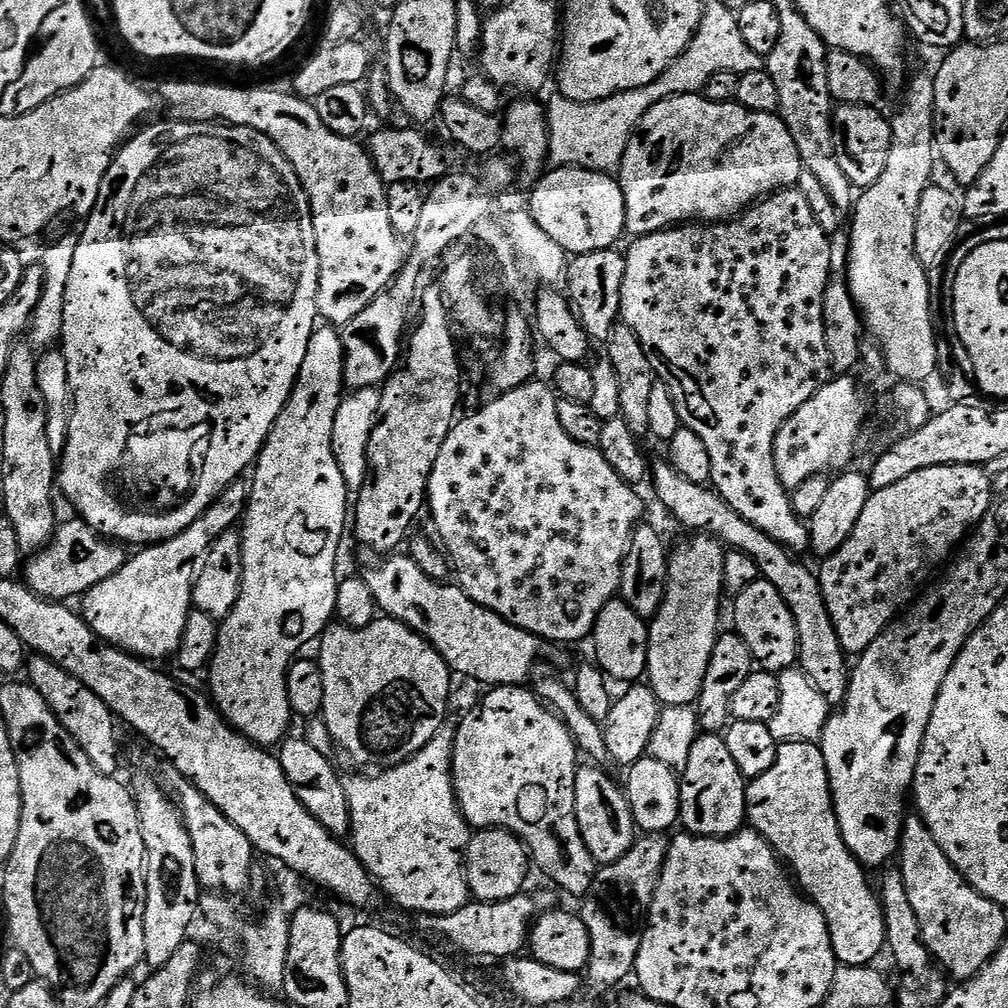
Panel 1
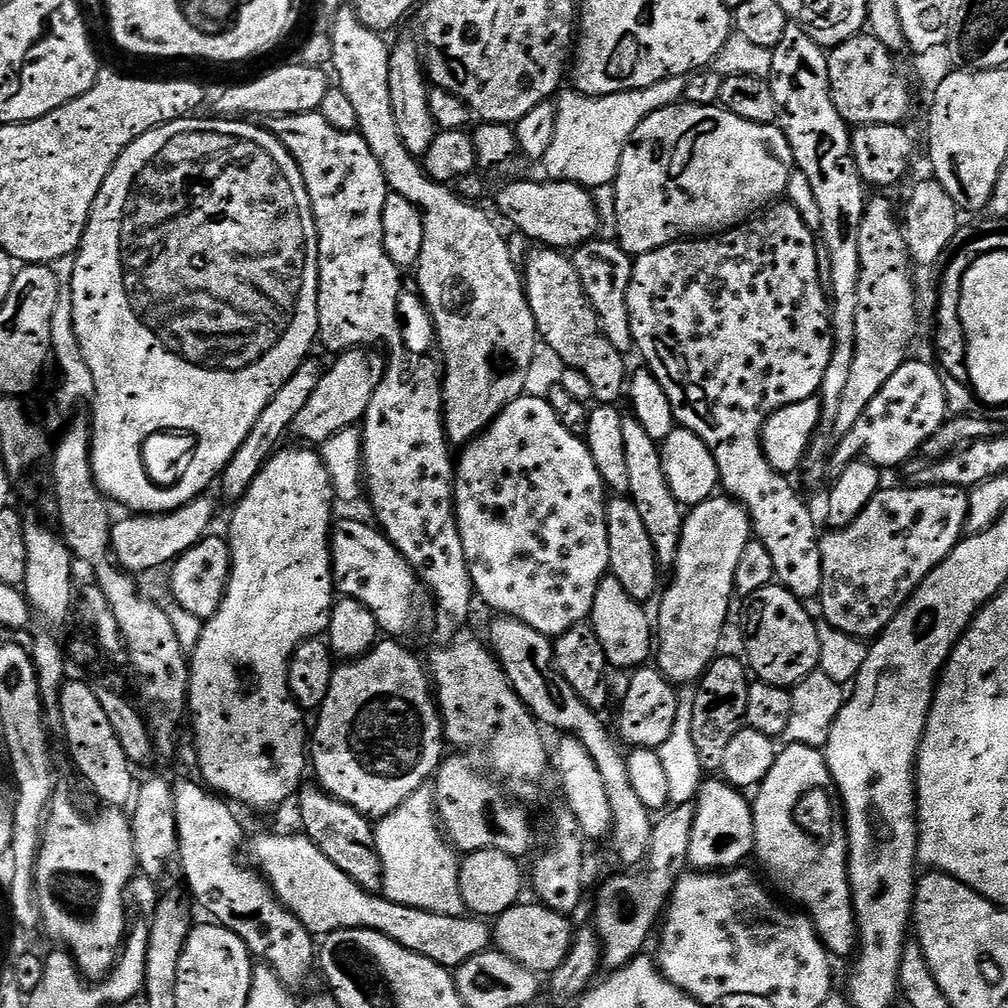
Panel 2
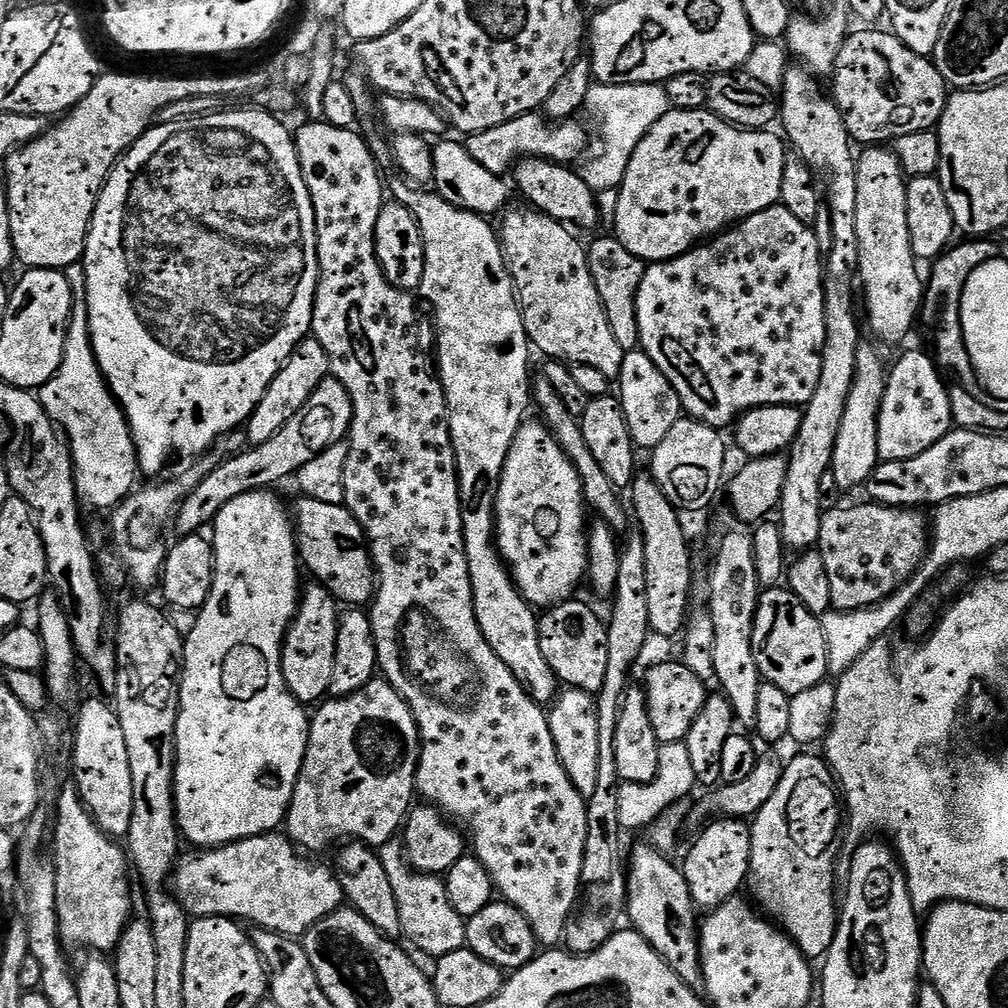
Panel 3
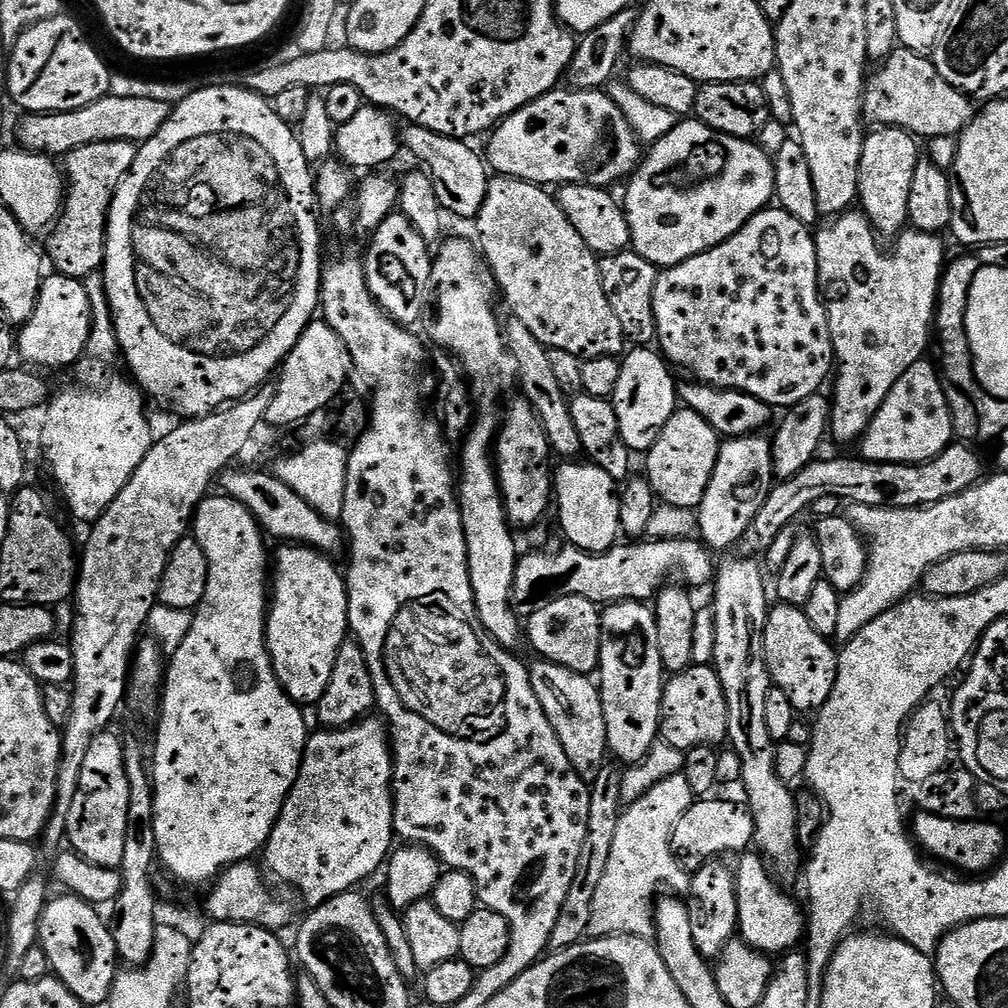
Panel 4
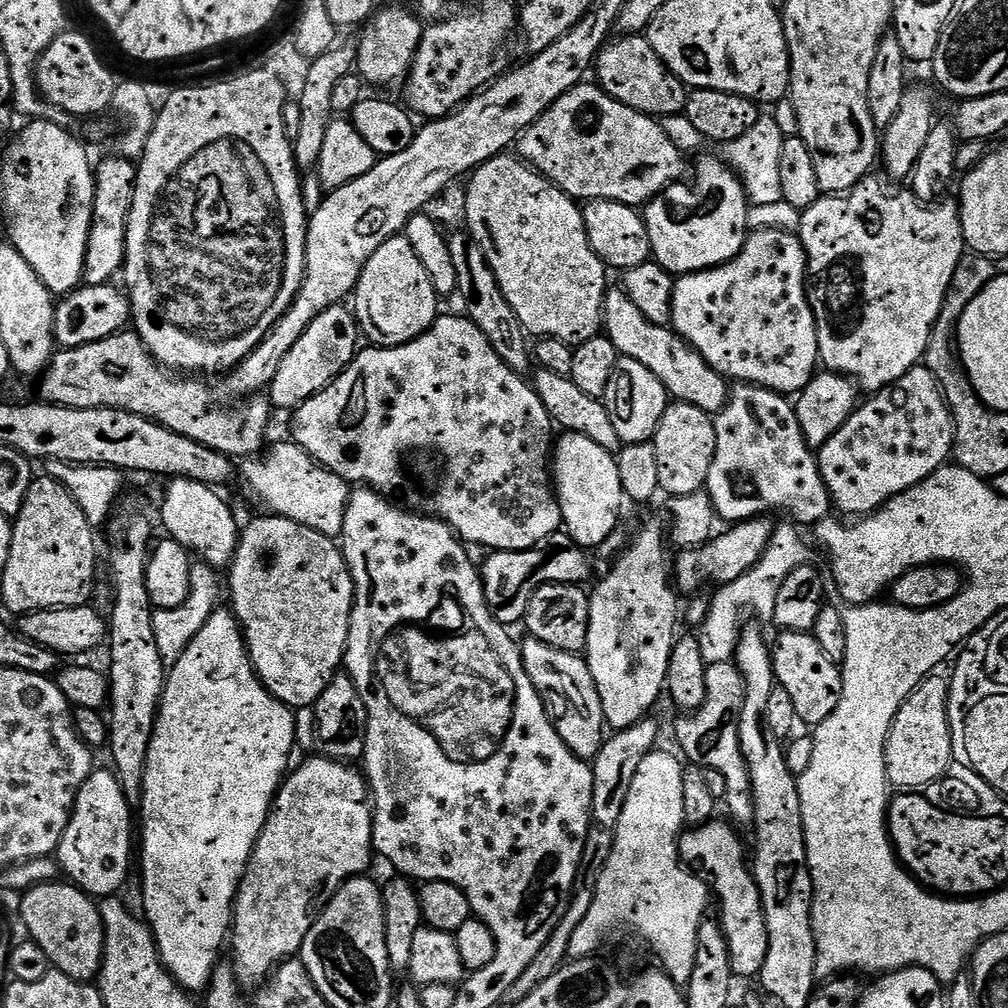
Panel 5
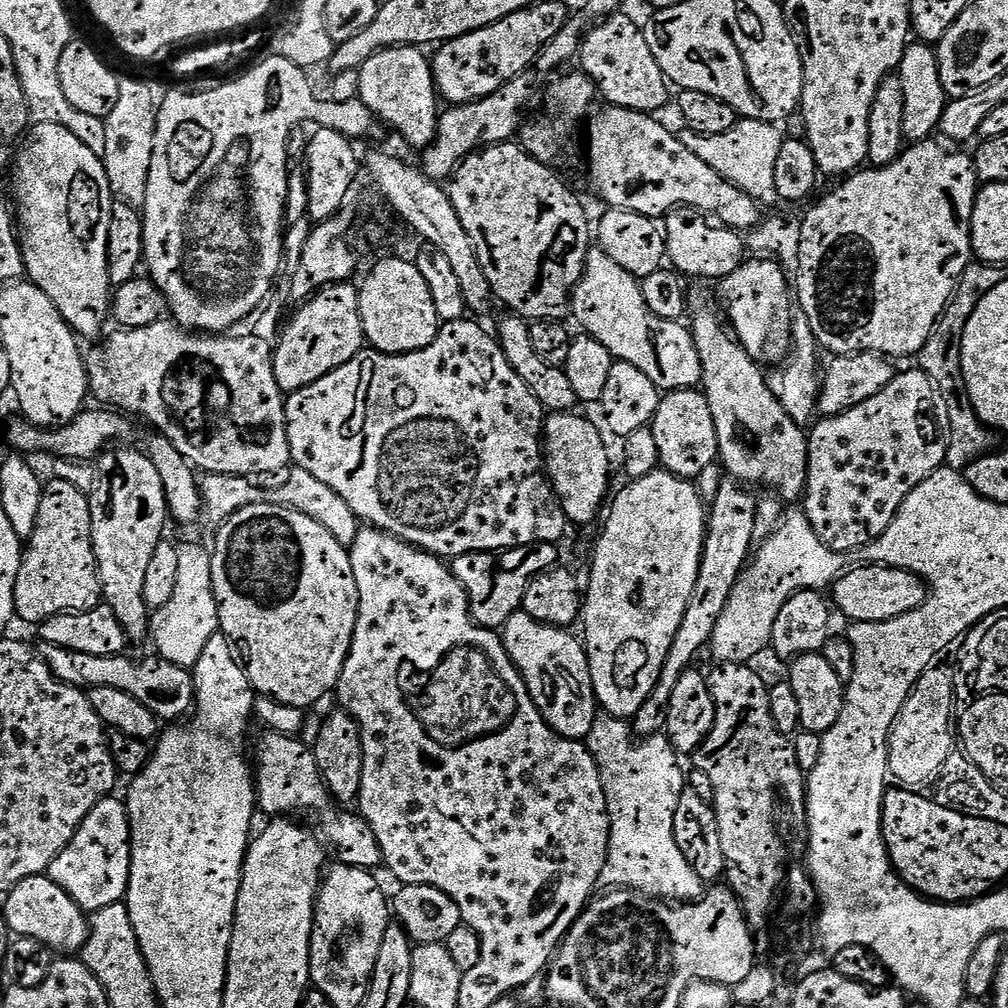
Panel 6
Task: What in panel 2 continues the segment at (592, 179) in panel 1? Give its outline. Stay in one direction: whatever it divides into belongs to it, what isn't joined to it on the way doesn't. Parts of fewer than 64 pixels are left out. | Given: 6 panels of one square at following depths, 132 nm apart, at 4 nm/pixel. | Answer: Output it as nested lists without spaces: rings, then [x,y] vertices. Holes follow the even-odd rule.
[[[516,180],[508,184],[496,196],[496,204],[500,212],[521,232],[532,240],[537,240],[537,245],[555,248],[557,250],[575,250],[581,244],[593,239],[600,228],[600,212],[596,209],[596,200],[589,189],[581,184],[571,184],[568,180],[554,180],[545,182],[540,180]]]

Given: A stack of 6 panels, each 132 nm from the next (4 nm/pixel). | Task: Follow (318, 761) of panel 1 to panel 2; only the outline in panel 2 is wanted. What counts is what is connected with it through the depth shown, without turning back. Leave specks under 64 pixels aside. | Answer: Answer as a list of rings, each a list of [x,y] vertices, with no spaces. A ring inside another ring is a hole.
[[[306,782],[300,786],[296,796],[297,802],[303,833],[310,837],[343,873],[368,892],[379,893],[383,889],[384,871],[381,856],[377,852],[373,823],[348,803],[334,799],[314,782]]]

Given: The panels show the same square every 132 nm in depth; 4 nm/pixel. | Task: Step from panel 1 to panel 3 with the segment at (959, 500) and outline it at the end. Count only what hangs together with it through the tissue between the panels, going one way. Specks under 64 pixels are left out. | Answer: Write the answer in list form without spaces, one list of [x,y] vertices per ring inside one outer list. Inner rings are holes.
[[[863,502],[864,504],[856,504],[853,508],[832,508],[823,513],[820,518],[820,542],[818,551],[822,562],[826,562],[826,574],[830,577],[830,598],[832,599],[832,607],[838,612],[857,612],[859,608],[869,608],[878,602],[882,602],[886,598],[890,598],[900,587],[915,576],[916,571],[920,569],[920,565],[928,559],[928,549],[930,547],[930,520],[923,511],[914,508],[891,508],[885,504],[873,504],[871,502]]]

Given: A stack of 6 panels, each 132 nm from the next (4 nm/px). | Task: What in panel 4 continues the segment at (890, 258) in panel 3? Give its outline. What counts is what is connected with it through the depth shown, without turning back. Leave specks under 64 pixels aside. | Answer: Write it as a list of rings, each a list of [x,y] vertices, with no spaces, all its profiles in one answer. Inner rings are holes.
[[[881,128],[864,137],[862,162],[858,174],[859,207],[881,237],[895,238],[905,231],[910,206],[910,181],[914,179],[916,163],[922,158],[917,137],[904,128]]]

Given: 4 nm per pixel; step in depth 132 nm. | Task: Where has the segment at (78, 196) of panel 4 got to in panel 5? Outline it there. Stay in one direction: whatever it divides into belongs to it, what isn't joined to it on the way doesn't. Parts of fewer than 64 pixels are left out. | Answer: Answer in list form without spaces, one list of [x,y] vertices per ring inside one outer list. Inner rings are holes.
[[[113,154],[95,165],[96,213],[92,219],[92,233],[84,263],[85,285],[106,284],[121,275],[127,248],[127,230],[130,210],[134,202],[137,165],[129,157]]]

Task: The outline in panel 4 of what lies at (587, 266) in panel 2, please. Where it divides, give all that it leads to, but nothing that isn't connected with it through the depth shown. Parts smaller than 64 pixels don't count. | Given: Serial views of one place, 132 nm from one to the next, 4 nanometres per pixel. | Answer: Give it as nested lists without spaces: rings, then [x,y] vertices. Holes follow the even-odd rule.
[[[635,250],[599,257],[602,290],[606,290],[606,302],[614,310],[622,326],[625,341],[636,346],[652,346],[657,343],[656,319],[654,318],[654,286],[658,269],[646,262]]]

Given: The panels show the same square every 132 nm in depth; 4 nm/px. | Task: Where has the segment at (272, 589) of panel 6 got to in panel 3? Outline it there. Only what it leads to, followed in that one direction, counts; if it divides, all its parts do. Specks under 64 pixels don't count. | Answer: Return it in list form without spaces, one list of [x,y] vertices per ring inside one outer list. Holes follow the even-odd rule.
[[[312,582],[309,588],[307,585],[303,589],[296,618],[292,621],[288,634],[284,638],[286,686],[305,706],[315,705],[328,696],[330,674],[334,674],[334,646],[338,638],[339,621],[340,612],[336,597],[319,582]]]

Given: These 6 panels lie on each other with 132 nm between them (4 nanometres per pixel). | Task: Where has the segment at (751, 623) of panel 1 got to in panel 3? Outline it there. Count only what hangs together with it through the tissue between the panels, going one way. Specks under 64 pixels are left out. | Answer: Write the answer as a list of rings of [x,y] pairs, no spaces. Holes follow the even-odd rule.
[[[787,586],[766,588],[760,593],[752,635],[754,654],[761,677],[778,686],[786,695],[794,697],[802,690],[817,688],[829,675],[826,658],[826,638],[816,616],[792,593]]]

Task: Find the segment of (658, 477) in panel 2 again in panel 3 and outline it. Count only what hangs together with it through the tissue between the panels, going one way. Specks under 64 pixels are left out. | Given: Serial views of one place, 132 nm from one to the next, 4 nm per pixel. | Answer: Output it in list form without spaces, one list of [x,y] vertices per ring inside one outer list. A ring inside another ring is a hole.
[[[640,474],[637,475],[636,479],[633,480],[632,486],[630,489],[630,495],[632,495],[632,504],[630,500],[630,508],[634,513],[634,520],[640,523],[640,528],[638,528],[639,535],[644,538],[644,553],[646,554],[646,606],[650,610],[650,626],[652,627],[652,632],[655,635],[660,636],[676,636],[678,637],[685,631],[685,625],[688,622],[688,613],[689,613],[689,600],[691,598],[691,556],[693,554],[693,549],[688,548],[688,540],[690,540],[689,533],[684,532],[682,528],[682,523],[679,521],[679,511],[676,505],[670,502],[670,498],[666,498],[666,494],[660,488],[655,477],[651,474]]]

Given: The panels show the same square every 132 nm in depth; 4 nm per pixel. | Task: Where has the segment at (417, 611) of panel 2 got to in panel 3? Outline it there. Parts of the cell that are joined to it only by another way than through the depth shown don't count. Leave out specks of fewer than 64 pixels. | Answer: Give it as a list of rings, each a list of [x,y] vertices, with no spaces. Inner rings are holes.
[[[300,498],[294,508],[296,543],[305,569],[313,572],[337,601],[344,606],[371,605],[378,587],[376,569],[368,539],[354,514],[343,504]]]

